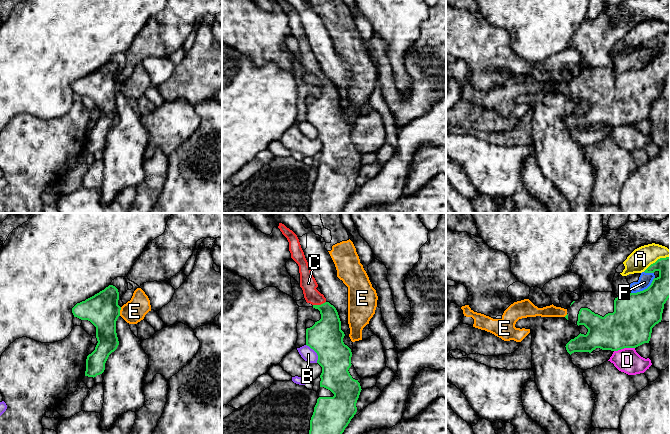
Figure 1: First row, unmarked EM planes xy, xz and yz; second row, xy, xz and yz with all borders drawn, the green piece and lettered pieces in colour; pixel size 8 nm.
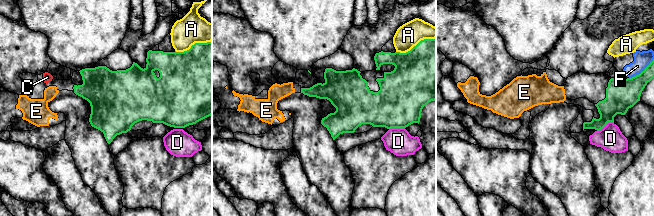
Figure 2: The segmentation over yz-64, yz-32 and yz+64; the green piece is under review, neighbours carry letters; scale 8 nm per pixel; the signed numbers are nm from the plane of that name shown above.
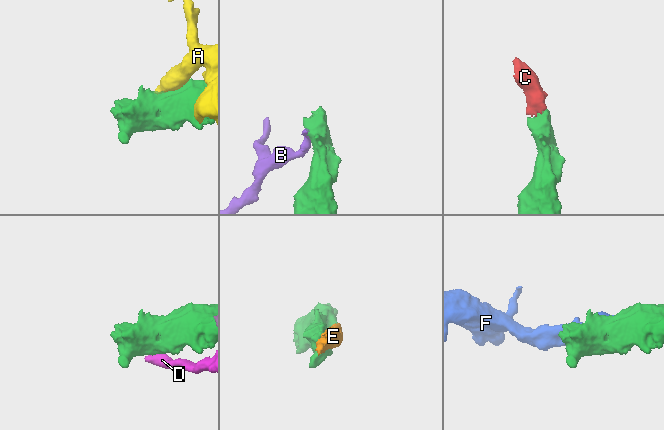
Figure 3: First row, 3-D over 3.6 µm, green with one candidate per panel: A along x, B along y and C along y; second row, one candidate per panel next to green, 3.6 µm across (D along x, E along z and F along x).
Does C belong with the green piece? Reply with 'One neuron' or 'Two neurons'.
One neuron

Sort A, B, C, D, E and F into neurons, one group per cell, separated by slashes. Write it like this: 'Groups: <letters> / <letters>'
Groups: A F / B / C E / D

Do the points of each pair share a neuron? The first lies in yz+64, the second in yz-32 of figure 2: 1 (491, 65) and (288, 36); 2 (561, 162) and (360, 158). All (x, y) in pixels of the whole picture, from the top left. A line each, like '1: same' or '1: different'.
1: different
2: different

